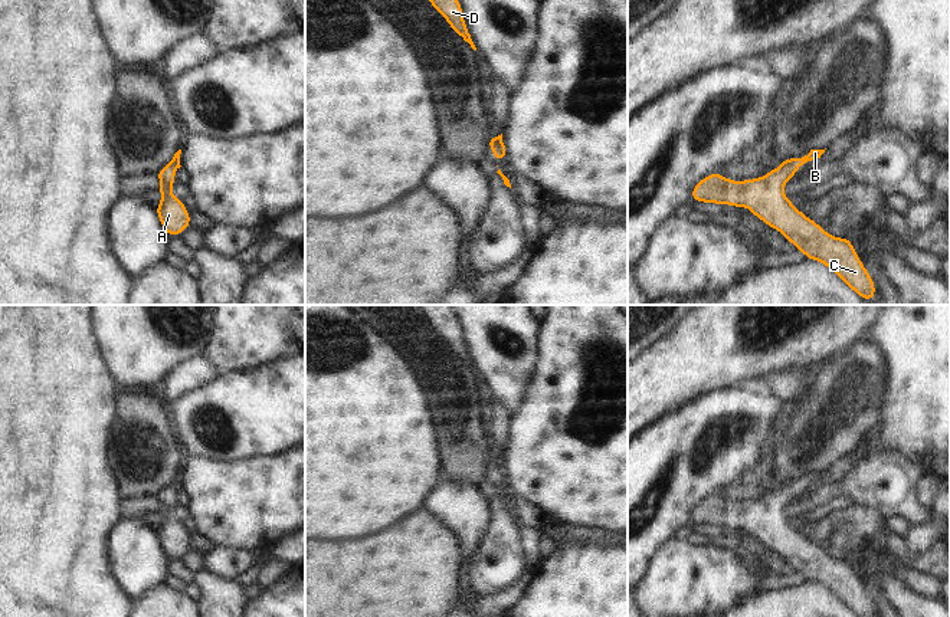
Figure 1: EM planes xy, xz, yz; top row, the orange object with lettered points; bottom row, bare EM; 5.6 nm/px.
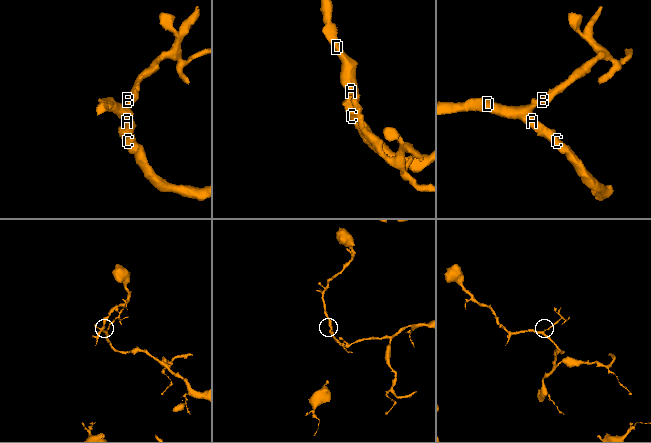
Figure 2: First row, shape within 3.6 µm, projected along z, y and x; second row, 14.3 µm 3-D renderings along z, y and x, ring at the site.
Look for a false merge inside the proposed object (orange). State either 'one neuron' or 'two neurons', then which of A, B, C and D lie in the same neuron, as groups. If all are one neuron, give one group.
one neuron; groups A B C D

